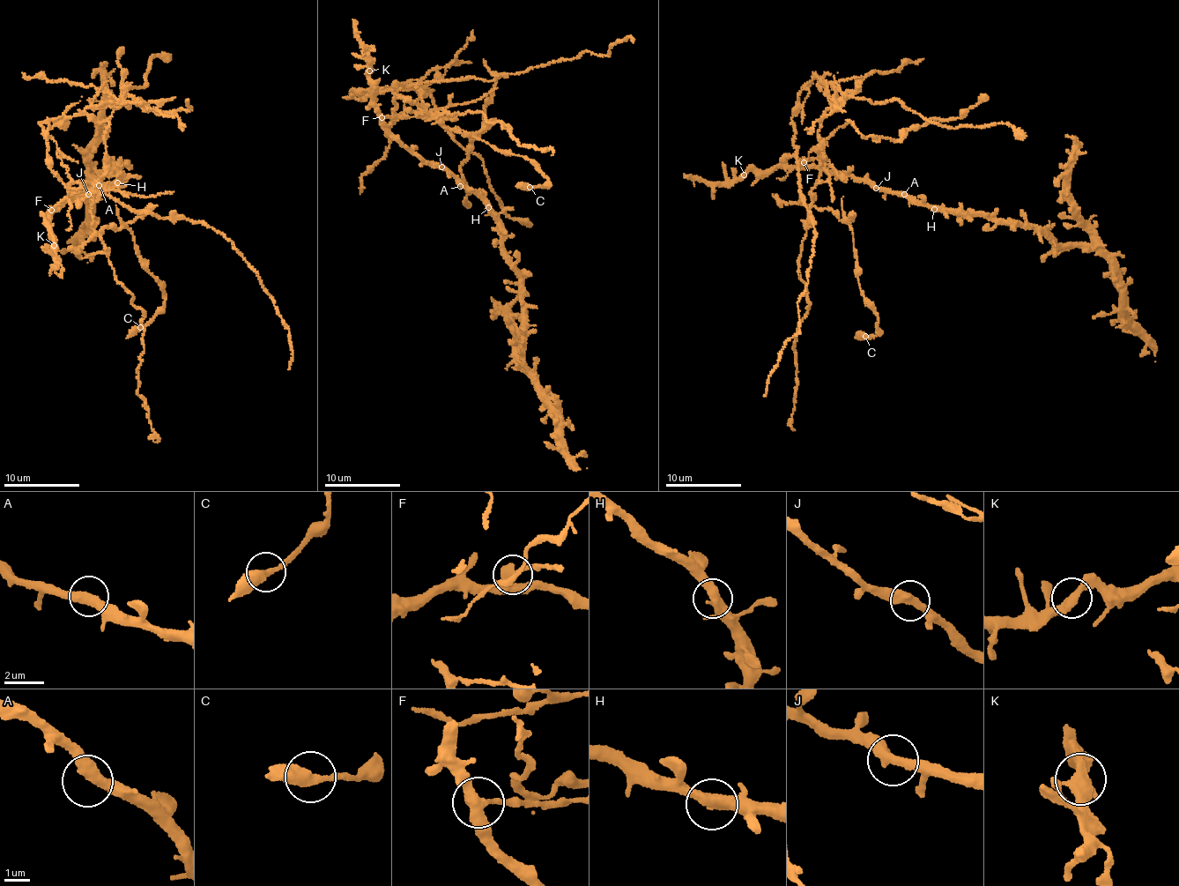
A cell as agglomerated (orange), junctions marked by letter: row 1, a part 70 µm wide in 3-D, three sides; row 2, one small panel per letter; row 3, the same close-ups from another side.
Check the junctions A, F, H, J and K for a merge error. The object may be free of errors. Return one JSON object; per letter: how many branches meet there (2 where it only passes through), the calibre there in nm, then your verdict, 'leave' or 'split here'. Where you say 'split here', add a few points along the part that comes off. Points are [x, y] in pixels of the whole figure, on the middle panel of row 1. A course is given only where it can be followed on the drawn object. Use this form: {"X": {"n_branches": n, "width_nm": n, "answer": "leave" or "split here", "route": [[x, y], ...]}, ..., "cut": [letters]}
{"A": {"n_branches": 2, "width_nm": 440, "answer": "leave"}, "F": {"n_branches": 2, "width_nm": 400, "answer": "split here", "route": [[381, 116], [423, 115], [417, 85], [355, 95], [353, 88], [485, 81], [632, 41]]}, "H": {"n_branches": 2, "width_nm": 440, "answer": "leave"}, "J": {"n_branches": 2, "width_nm": 440, "answer": "leave"}, "K": {"n_branches": 2, "width_nm": 440, "answer": "leave"}, "cut": ["F"]}

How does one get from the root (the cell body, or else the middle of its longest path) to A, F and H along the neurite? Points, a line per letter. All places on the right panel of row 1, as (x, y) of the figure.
A: (823, 156), (829, 165), (819, 158), (812, 158), (804, 165), (854, 175), (876, 186), (904, 194)
F: (823, 156), (829, 165), (819, 158), (803, 161)
H: (823, 156), (829, 165), (819, 158), (812, 158), (804, 165), (854, 175), (871, 186), (915, 197), (934, 209)

